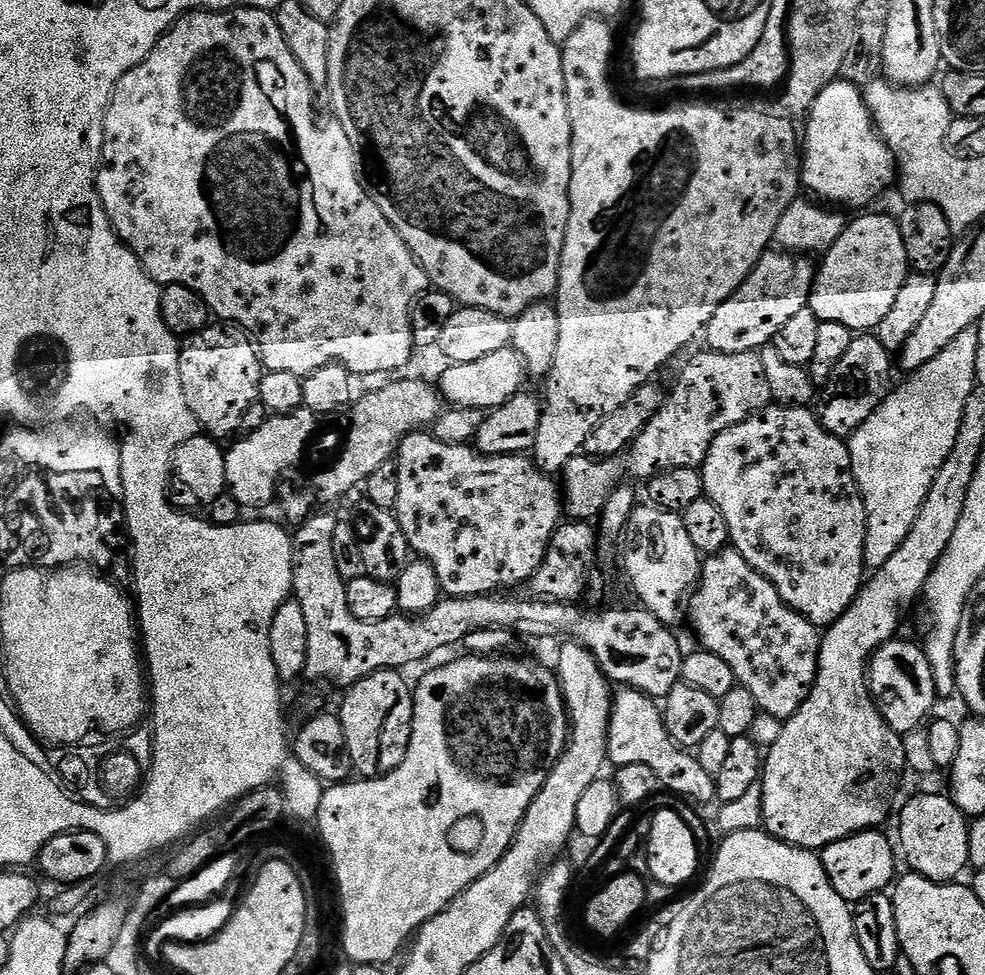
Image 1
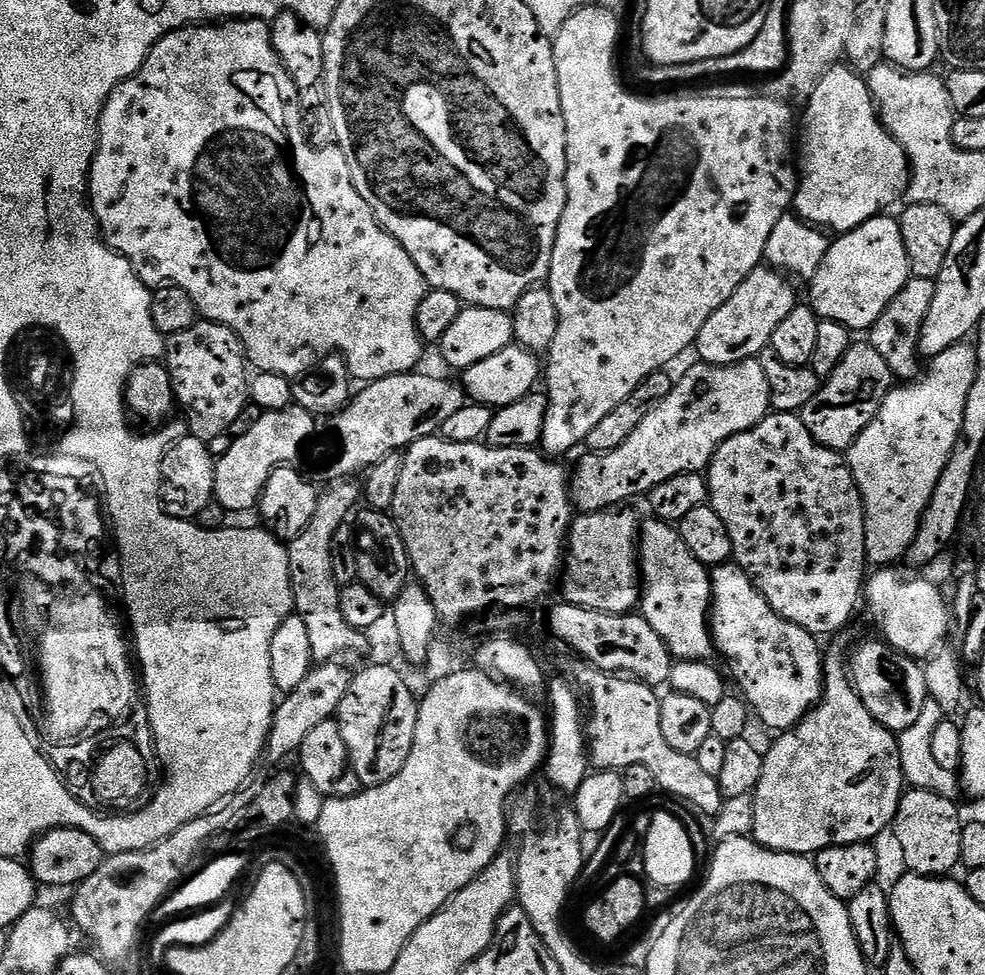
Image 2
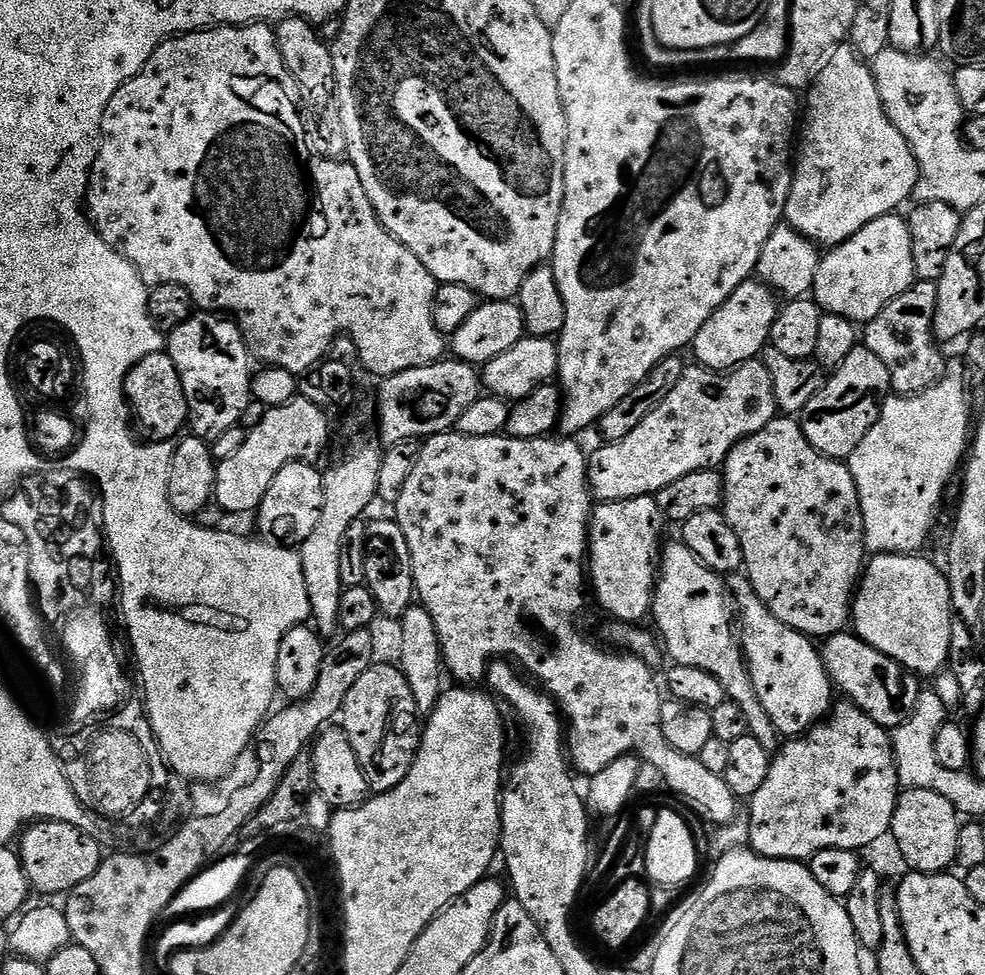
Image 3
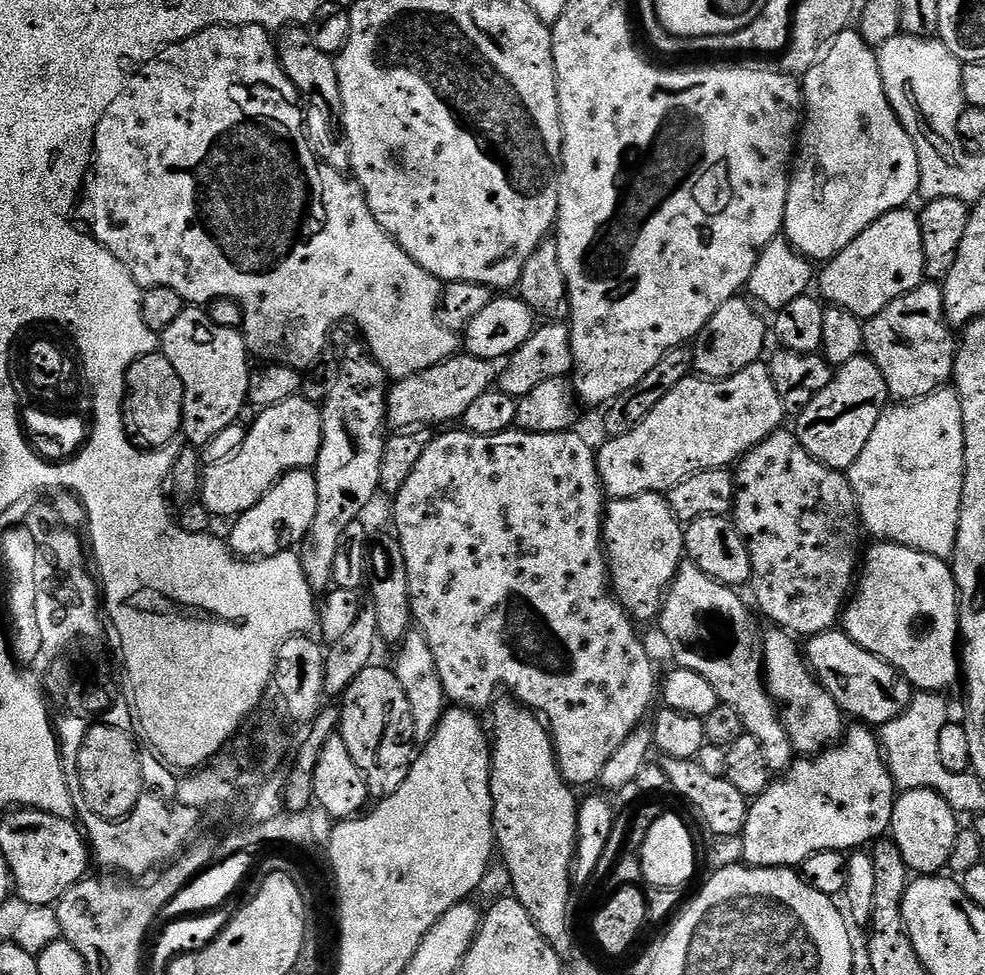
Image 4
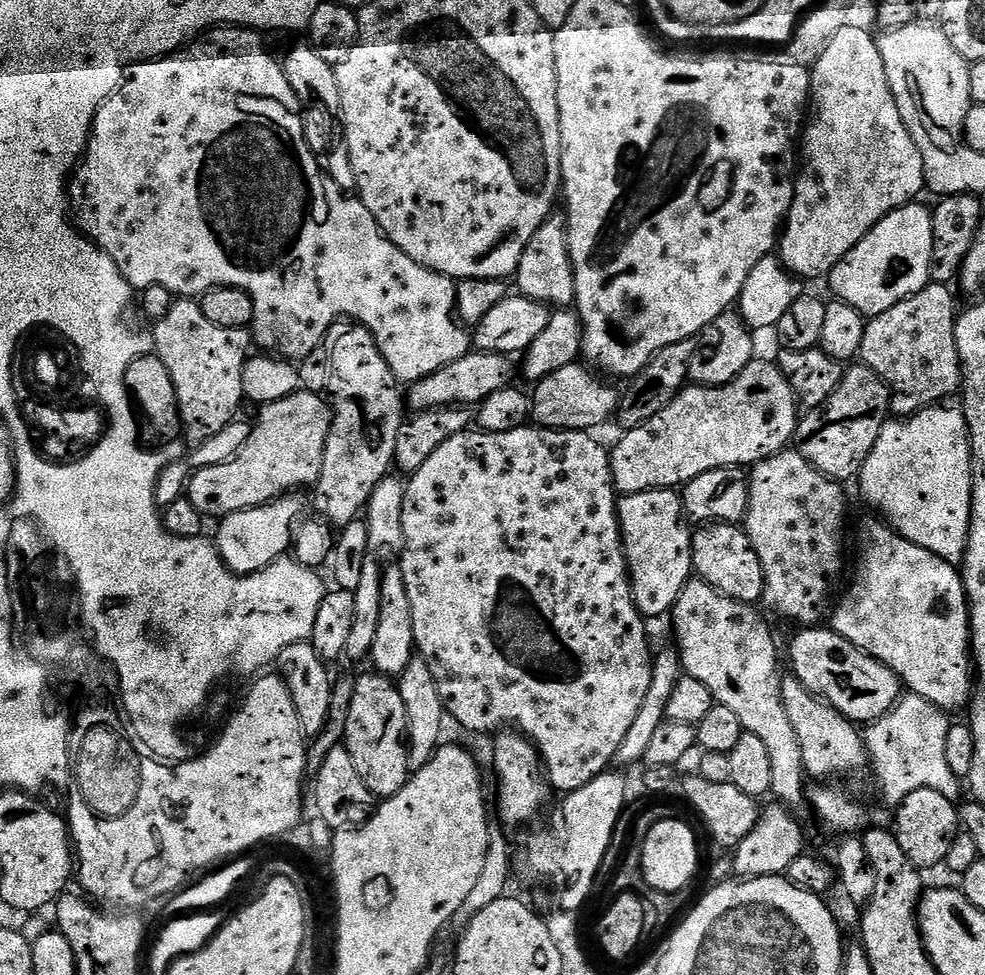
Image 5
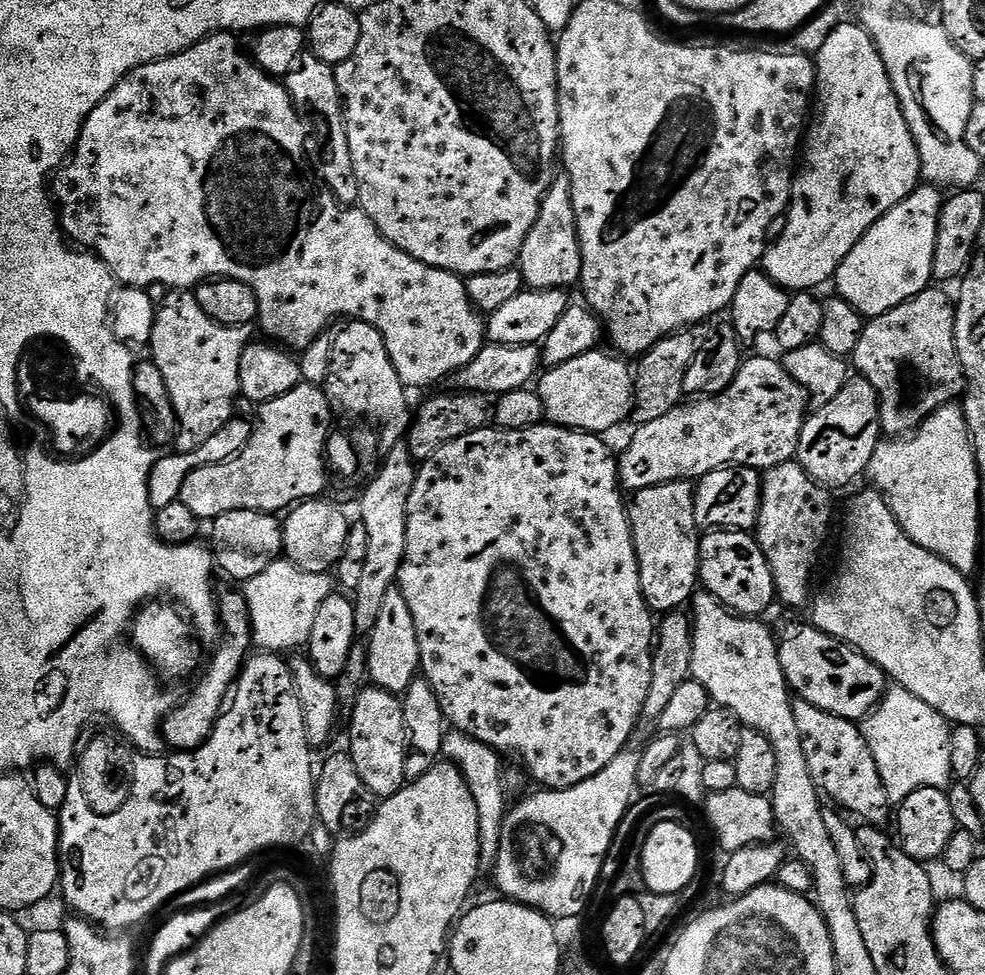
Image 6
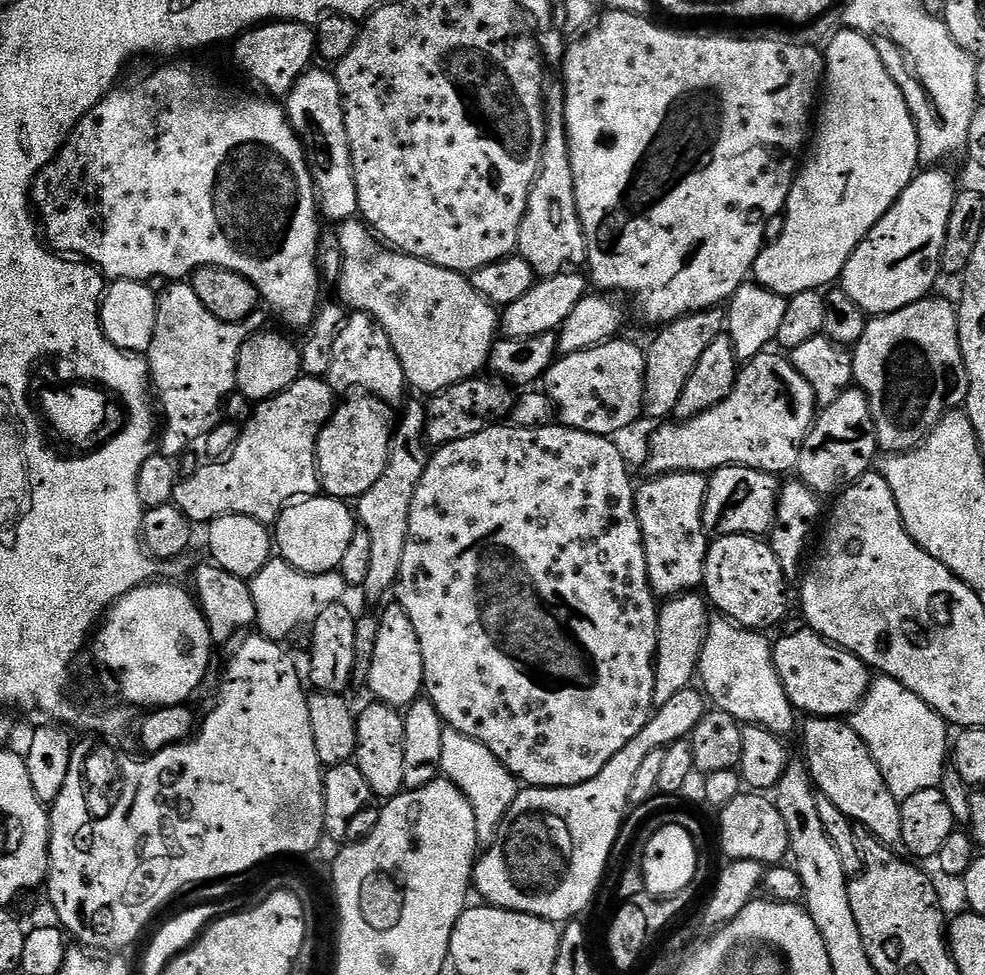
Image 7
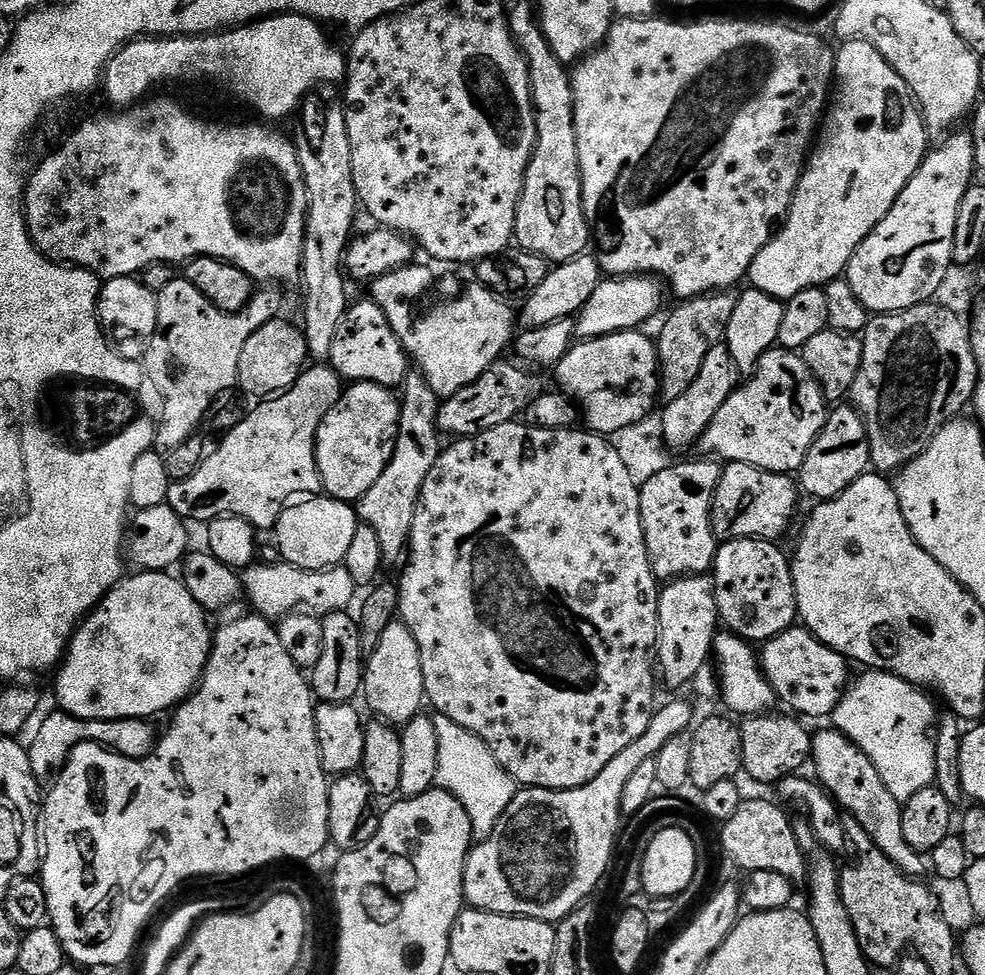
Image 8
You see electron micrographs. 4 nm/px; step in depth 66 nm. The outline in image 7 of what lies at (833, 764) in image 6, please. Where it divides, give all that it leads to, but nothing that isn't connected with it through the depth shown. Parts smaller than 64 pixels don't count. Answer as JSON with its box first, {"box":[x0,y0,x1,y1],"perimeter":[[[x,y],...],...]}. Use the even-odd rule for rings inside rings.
{"box":[803,718,902,850],"perimeter":[[[808,718],[803,721],[804,756],[808,774],[812,778],[815,791],[819,795],[830,798],[842,814],[859,826],[869,836],[873,836],[880,844],[893,850],[902,845],[901,801],[890,794],[886,782],[882,778],[882,770],[878,770],[878,762],[870,754],[866,742],[858,738],[851,723],[840,718]]]}

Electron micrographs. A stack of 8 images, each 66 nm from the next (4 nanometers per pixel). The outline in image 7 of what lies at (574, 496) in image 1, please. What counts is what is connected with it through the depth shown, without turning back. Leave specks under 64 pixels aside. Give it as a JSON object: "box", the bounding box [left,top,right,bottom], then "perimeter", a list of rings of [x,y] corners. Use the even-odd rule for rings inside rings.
{"box":[648,350,818,474],"perimeter":[[[765,350],[754,359],[743,365],[736,377],[736,385],[722,402],[718,402],[710,410],[698,414],[689,420],[664,422],[652,436],[648,444],[648,468],[652,474],[670,472],[702,472],[711,474],[717,468],[725,468],[727,464],[741,464],[754,470],[762,470],[773,474],[792,472],[798,458],[802,454],[802,446],[806,442],[808,432],[812,429],[818,415],[818,405],[814,390],[810,390],[810,382],[794,370],[791,359],[771,356]]]}

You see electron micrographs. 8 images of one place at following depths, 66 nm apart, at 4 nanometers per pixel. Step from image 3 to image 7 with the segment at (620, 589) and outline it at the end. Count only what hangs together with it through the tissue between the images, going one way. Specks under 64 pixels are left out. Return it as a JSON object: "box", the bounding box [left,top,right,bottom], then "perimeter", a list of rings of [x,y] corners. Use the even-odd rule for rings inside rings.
{"box":[635,472,710,598],"perimeter":[[[702,472],[656,474],[635,489],[636,517],[646,550],[646,574],[657,598],[692,594],[703,585],[710,537],[704,530],[702,514],[708,476]]]}

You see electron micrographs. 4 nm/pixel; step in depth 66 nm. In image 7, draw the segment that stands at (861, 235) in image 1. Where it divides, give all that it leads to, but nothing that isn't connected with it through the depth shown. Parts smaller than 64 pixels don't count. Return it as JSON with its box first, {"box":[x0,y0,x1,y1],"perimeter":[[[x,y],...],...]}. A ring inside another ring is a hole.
{"box":[842,166,958,316],"perimeter":[[[932,166],[913,176],[904,193],[896,199],[896,205],[872,227],[868,237],[857,246],[846,262],[842,287],[846,294],[850,294],[850,298],[854,298],[854,302],[858,302],[858,306],[862,306],[864,312],[872,316],[884,316],[924,299],[935,289],[932,287],[936,279],[942,276],[940,259],[942,246],[946,242],[946,222],[950,222],[950,210],[958,191],[955,178],[942,169],[940,166]]]}

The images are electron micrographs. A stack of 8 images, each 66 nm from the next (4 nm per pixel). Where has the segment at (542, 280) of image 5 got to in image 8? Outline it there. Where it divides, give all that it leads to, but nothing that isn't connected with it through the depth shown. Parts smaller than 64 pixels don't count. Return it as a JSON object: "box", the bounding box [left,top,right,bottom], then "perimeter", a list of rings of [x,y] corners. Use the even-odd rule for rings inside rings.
{"box":[506,3,590,266],"perimeter":[[[509,3],[506,8],[512,36],[528,61],[532,105],[536,111],[536,145],[518,202],[514,240],[524,252],[538,254],[549,265],[555,266],[570,262],[589,251],[590,225],[582,202],[572,78],[566,65],[550,50],[550,42],[540,28],[537,13],[533,5],[528,4]]]}

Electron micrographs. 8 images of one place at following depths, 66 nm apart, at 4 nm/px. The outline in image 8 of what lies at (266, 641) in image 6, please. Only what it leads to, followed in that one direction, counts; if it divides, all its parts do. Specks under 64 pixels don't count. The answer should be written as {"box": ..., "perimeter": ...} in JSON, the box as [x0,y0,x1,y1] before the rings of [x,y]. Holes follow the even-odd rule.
{"box":[242,562,358,622],"perimeter":[[[256,562],[243,569],[242,581],[247,599],[252,599],[252,604],[256,607],[253,609],[264,619],[273,622],[280,622],[299,608],[312,614],[345,611],[349,607],[348,603],[351,602],[352,595],[358,592],[358,585],[342,566],[311,572],[283,562],[276,562],[276,564]]]}

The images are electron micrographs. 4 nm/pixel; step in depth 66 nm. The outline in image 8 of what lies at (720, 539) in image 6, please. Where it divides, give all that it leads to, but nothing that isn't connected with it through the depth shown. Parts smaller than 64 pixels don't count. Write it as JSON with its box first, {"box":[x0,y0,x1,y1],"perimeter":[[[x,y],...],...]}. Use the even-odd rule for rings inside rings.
{"box":[710,540,797,642],"perimeter":[[[726,540],[717,547],[710,579],[723,627],[749,642],[767,642],[797,623],[789,553],[770,540]]]}

